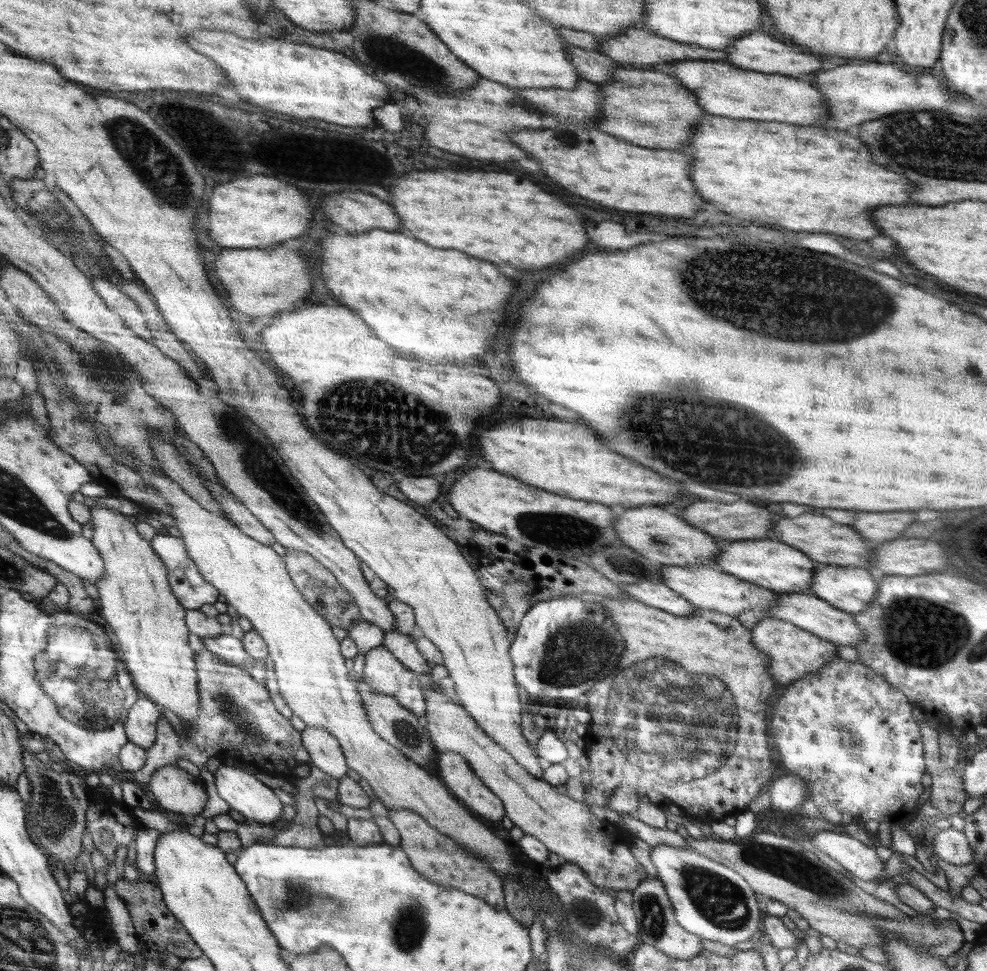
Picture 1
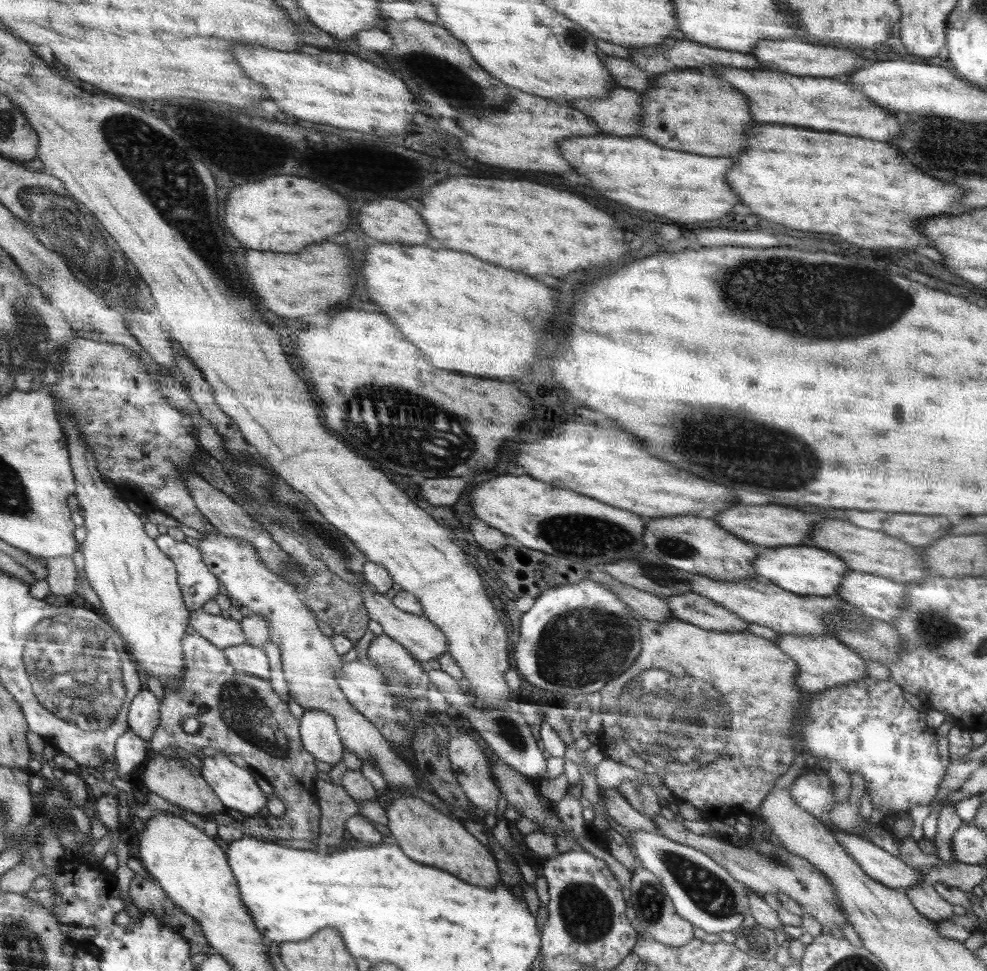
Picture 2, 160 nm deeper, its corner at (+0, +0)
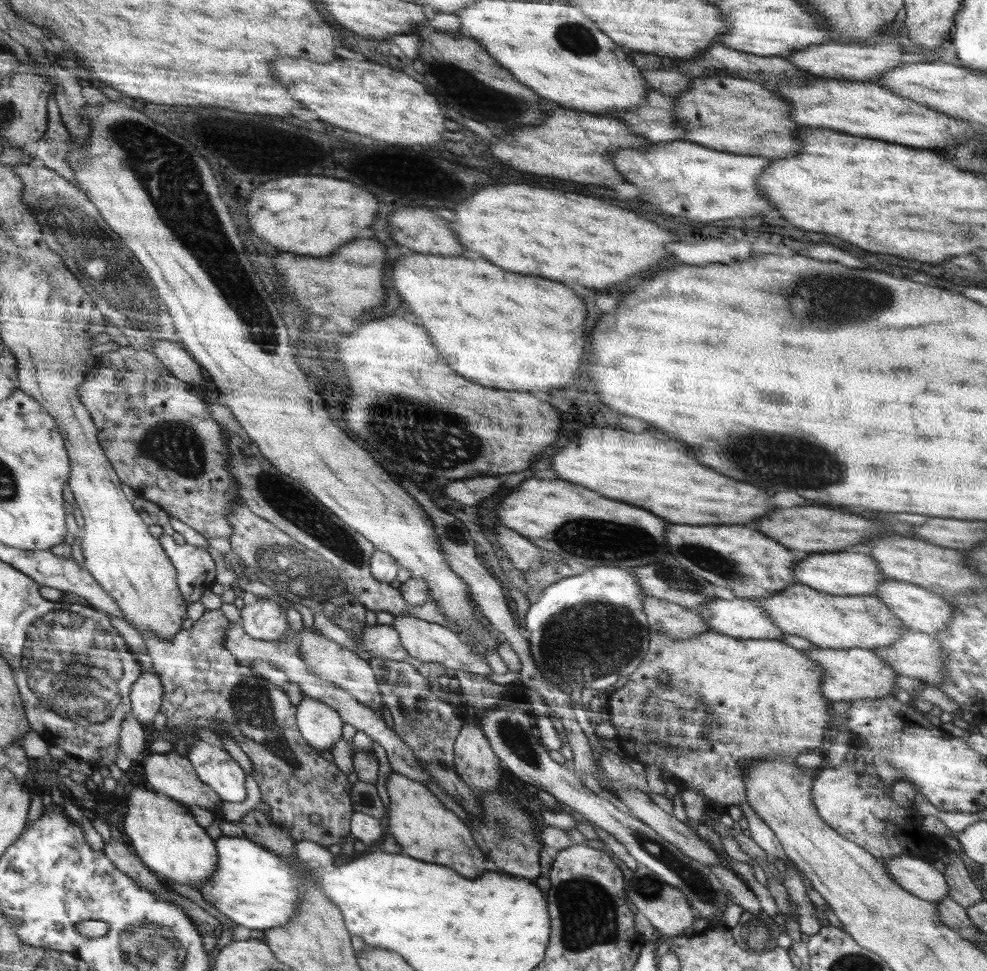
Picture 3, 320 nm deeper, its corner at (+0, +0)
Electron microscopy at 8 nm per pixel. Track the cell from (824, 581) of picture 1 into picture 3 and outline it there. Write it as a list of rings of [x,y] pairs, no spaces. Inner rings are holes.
[[[883,580],[879,584],[879,589],[875,592],[878,598],[884,601],[888,606],[890,614],[896,615],[896,618],[908,629],[926,633],[936,634],[946,629],[950,619],[954,616],[953,604],[944,596],[934,594],[931,590],[926,590],[921,586],[899,580]]]

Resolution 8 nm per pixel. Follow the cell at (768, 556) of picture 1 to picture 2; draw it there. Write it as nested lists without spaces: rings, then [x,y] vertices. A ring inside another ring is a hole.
[[[808,545],[764,547],[753,562],[755,571],[765,582],[781,586],[783,590],[801,595],[820,595],[821,597],[836,595],[841,582],[849,571],[848,563],[830,551]]]

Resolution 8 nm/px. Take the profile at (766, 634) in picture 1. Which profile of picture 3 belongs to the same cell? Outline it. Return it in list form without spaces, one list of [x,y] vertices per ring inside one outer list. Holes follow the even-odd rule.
[[[812,647],[803,652],[812,662],[818,663],[822,668],[822,683],[820,690],[824,697],[833,701],[860,700],[861,698],[884,698],[896,694],[896,677],[900,674],[884,660],[880,660],[874,652],[867,649],[853,647],[848,650],[822,649]]]

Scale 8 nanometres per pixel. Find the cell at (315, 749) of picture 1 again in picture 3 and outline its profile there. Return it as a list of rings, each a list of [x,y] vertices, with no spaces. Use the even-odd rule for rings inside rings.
[[[303,698],[296,706],[294,725],[316,752],[329,755],[333,744],[342,736],[340,715],[327,704]]]

